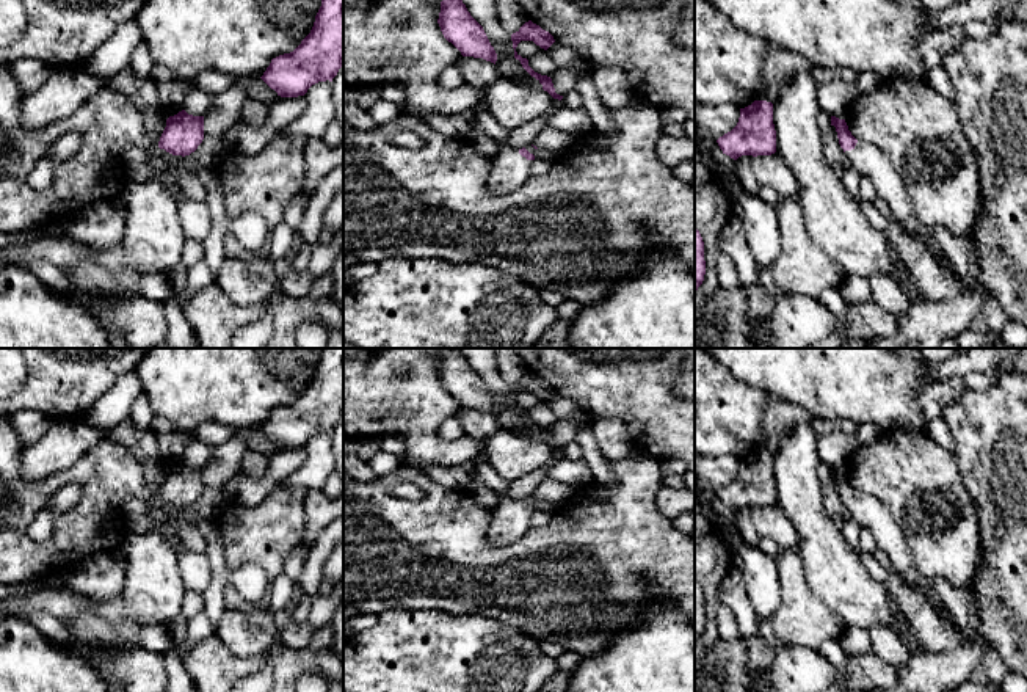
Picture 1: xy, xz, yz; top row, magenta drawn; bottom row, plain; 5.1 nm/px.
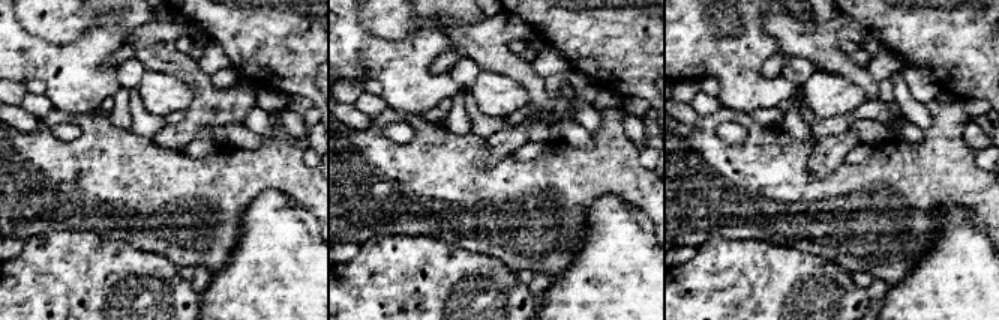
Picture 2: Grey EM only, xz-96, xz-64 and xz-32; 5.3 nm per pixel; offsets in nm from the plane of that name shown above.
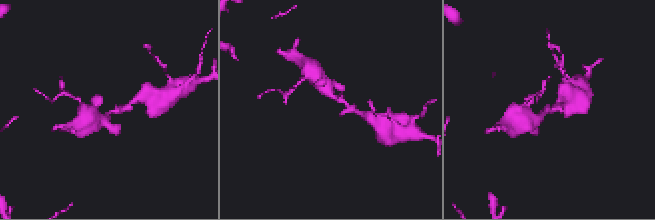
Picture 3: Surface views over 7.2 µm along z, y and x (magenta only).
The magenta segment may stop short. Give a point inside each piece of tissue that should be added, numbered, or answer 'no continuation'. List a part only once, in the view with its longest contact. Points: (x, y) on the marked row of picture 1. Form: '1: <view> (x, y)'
1: xz (510, 170)

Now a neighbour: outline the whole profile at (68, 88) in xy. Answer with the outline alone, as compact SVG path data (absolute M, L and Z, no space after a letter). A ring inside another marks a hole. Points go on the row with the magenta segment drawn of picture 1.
M86 64L53 69L39 89L24 96L20 121L27 129L72 121L75 111L103 88L125 94L135 102L144 119L144 129L152 135L149 154L160 151L158 141L168 116L160 105L157 83L141 77L130 66L107 80L96 77Z

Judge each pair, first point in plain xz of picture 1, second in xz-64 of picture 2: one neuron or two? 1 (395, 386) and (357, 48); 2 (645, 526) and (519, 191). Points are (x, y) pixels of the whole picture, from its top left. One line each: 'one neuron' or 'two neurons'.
1: one neuron
2: one neuron

